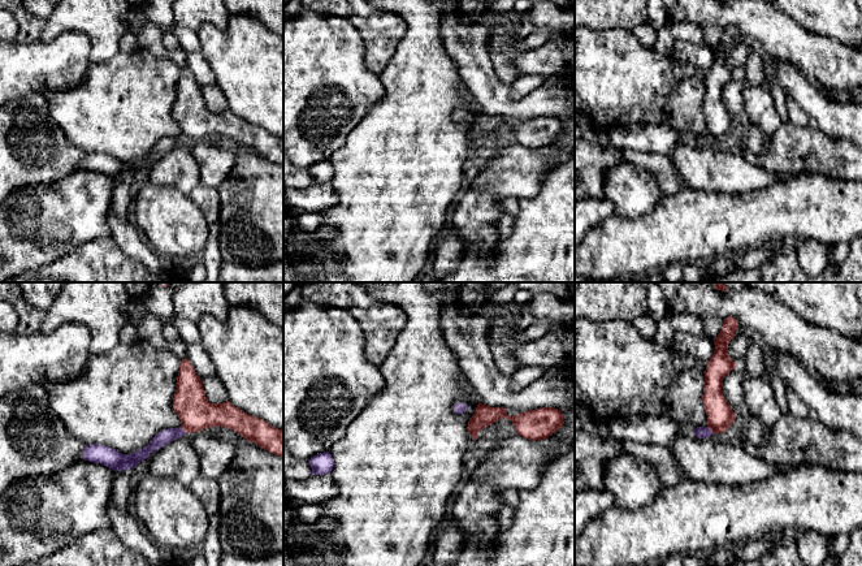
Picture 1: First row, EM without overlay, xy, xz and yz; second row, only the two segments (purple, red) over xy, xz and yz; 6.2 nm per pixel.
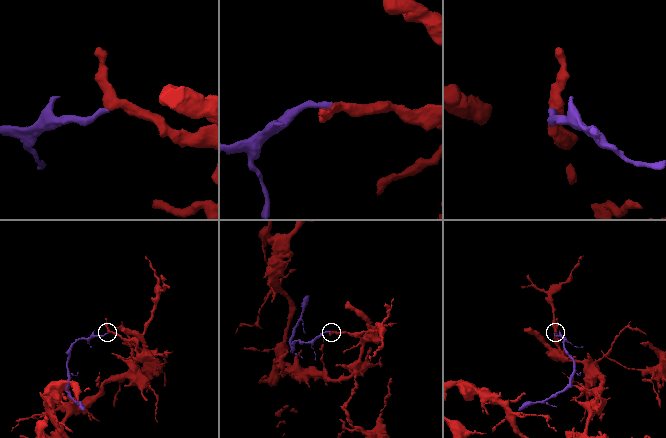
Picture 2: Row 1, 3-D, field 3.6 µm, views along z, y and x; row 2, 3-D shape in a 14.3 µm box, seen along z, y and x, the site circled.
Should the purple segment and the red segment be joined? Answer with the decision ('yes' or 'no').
no

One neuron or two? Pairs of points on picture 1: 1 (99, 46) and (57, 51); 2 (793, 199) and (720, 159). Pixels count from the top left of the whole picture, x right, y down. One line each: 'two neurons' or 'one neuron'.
1: two neurons
2: two neurons

